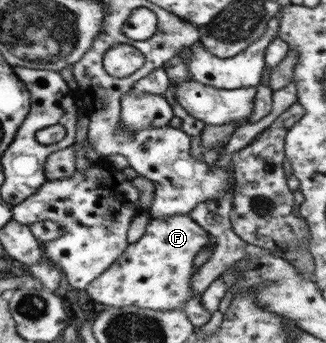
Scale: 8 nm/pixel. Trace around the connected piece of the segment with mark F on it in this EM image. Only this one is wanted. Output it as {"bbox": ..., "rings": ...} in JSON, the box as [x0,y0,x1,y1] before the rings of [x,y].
{"bbox":[84,216,210,327],"rings":[[[169,216],[169,218],[151,219],[146,226],[143,237],[134,244],[128,244],[123,255],[109,267],[101,276],[98,276],[84,290],[85,300],[90,306],[95,307],[137,307],[151,311],[173,311],[181,309],[187,313],[189,321],[194,327],[203,326],[209,322],[210,314],[201,304],[201,294],[196,295],[192,289],[196,268],[193,265],[195,256],[207,245],[207,232],[189,216]]]}

